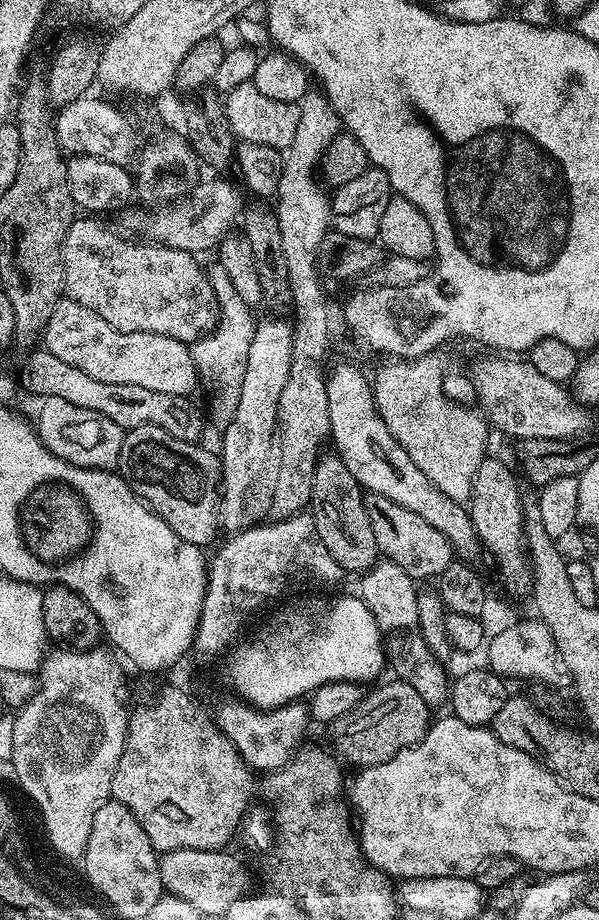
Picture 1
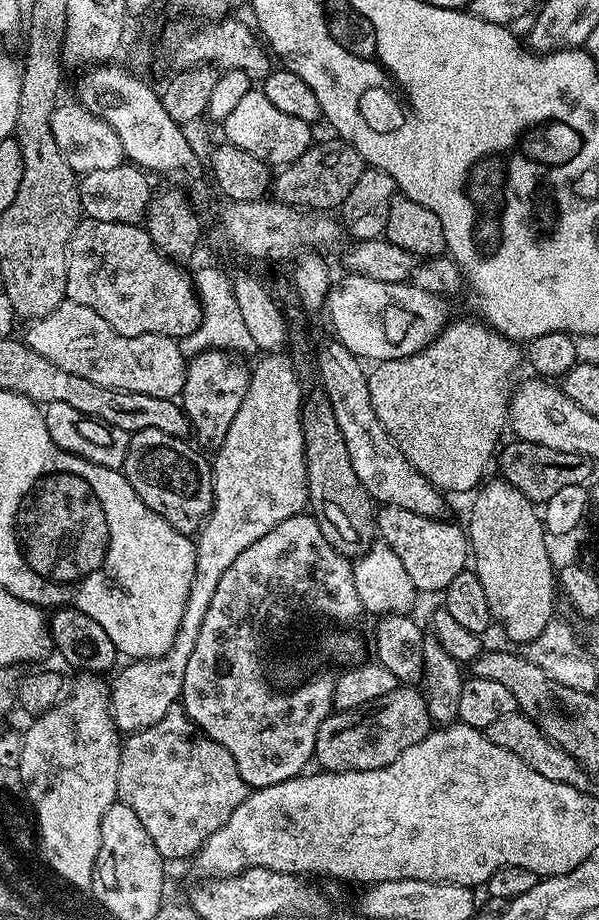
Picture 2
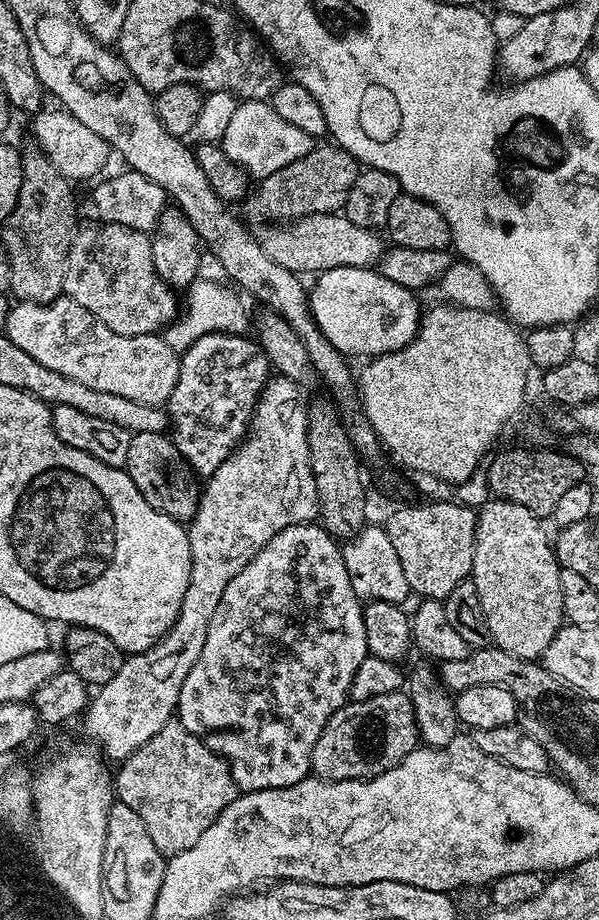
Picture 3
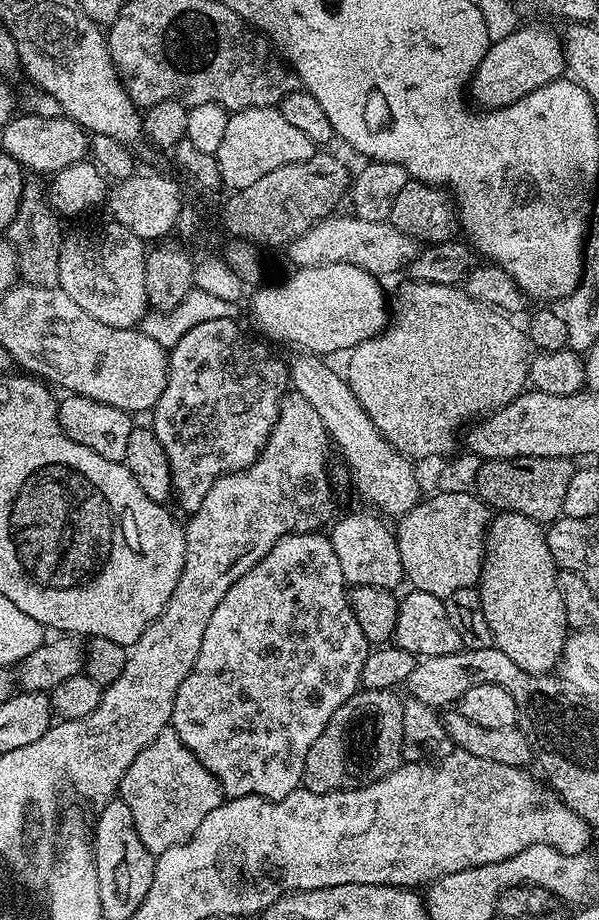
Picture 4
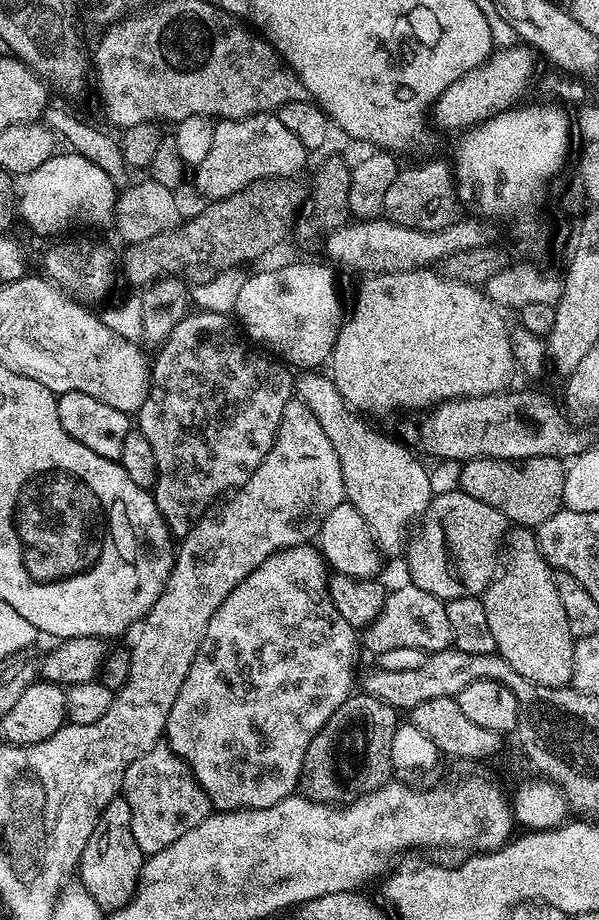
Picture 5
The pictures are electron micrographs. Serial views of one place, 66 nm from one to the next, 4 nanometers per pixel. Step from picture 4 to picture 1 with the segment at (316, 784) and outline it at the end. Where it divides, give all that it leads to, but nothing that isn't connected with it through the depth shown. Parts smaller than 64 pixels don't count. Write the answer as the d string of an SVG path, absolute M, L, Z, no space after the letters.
M392 678L389 681L389 684L384 684L373 692L369 691L363 702L350 714L327 725L331 751L345 765L348 763L360 768L373 768L382 762L390 762L394 754L412 748L427 734L430 709L426 702L422 702L418 690L414 690L414 686L404 680Z

